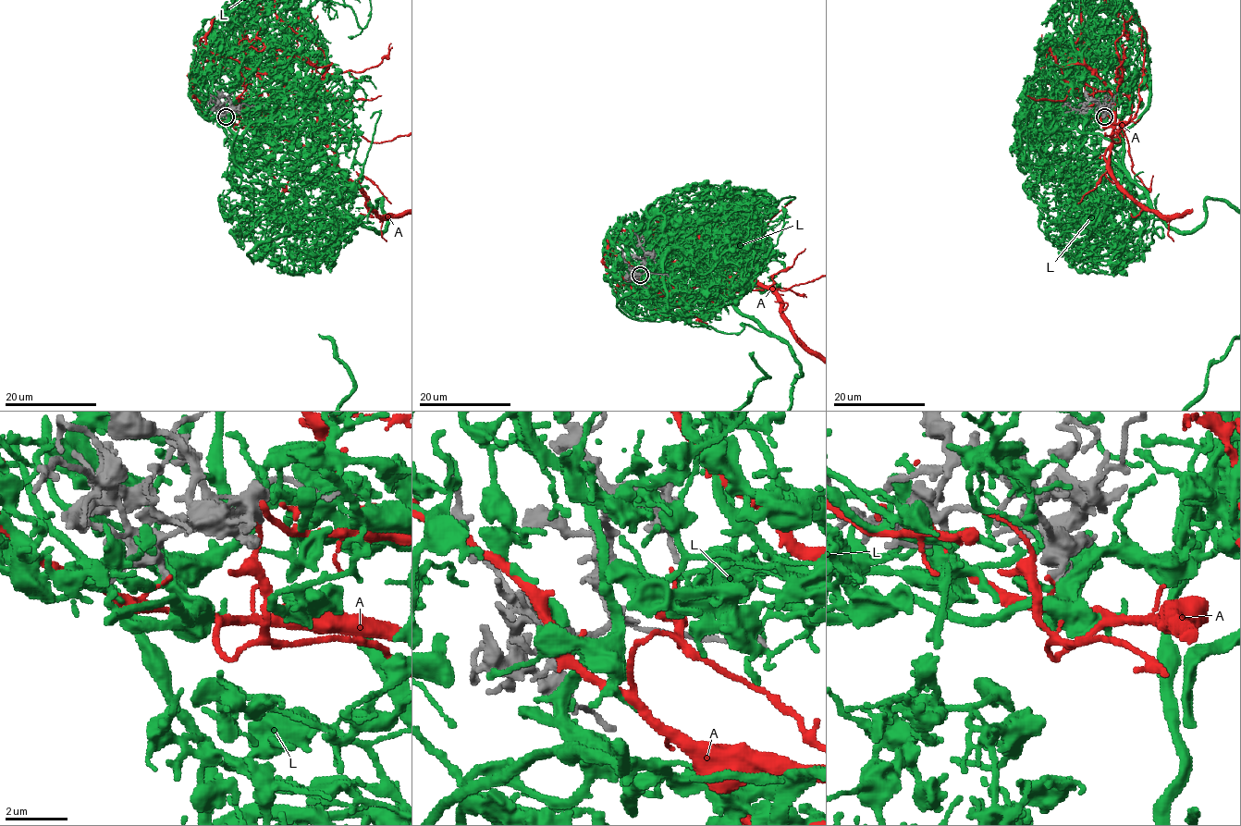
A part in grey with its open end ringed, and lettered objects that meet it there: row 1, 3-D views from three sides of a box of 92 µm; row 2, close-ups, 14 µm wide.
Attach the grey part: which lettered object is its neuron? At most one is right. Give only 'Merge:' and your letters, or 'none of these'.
Merge: L

